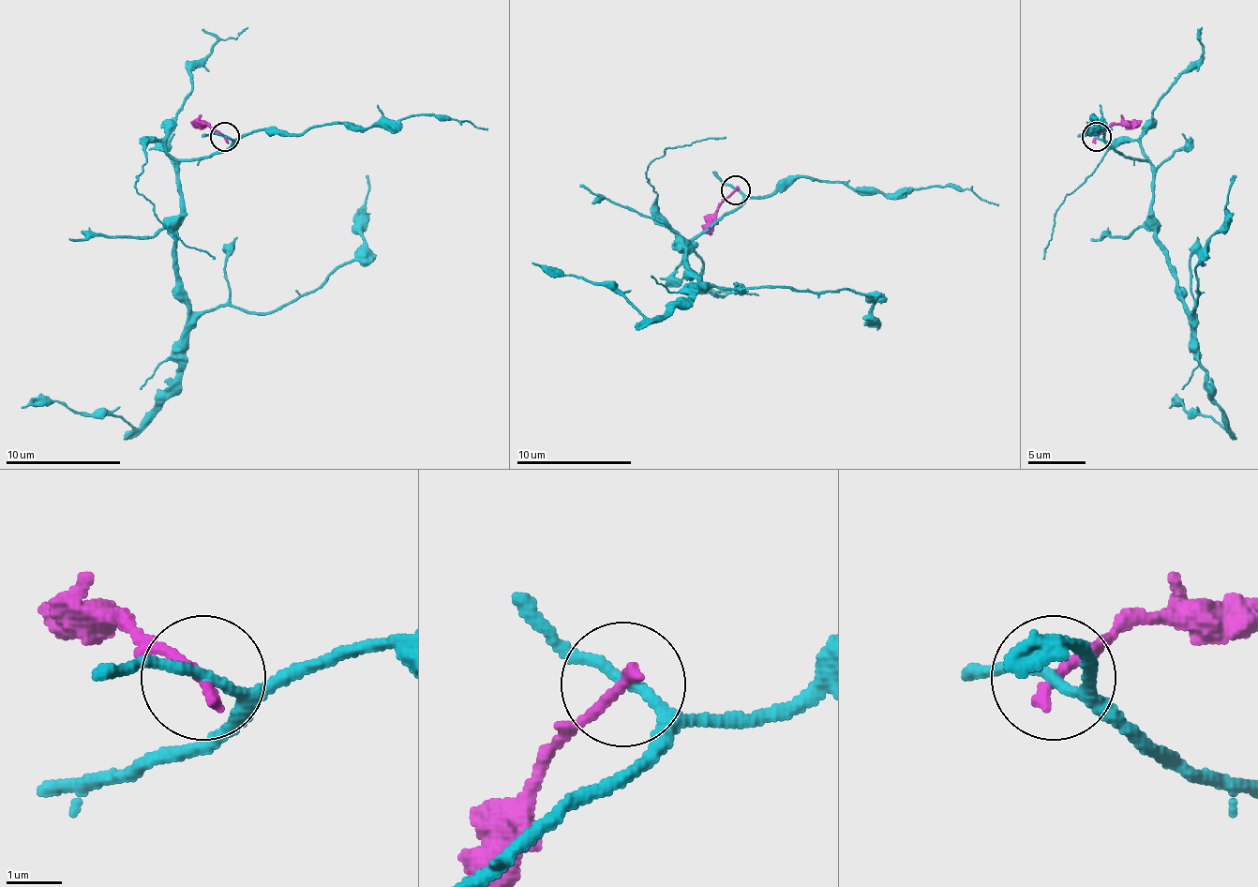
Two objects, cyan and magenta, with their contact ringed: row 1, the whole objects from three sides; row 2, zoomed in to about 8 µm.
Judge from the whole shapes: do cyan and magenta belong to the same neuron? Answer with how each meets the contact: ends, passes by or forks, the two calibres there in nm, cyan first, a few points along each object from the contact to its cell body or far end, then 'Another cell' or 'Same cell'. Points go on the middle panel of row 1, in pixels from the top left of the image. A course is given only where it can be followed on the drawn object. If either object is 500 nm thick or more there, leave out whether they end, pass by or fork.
At the ring cyan passes by. At the ring magenta ends. Thickness 170 nm (cyan) against 240 nm. Course of cyan: (736, 190), (736, 208), (687, 251), (704, 283), (857, 292), (875, 303), (877, 329). Course of magenta: (736, 190), (722, 205), (704, 233). Another cell

